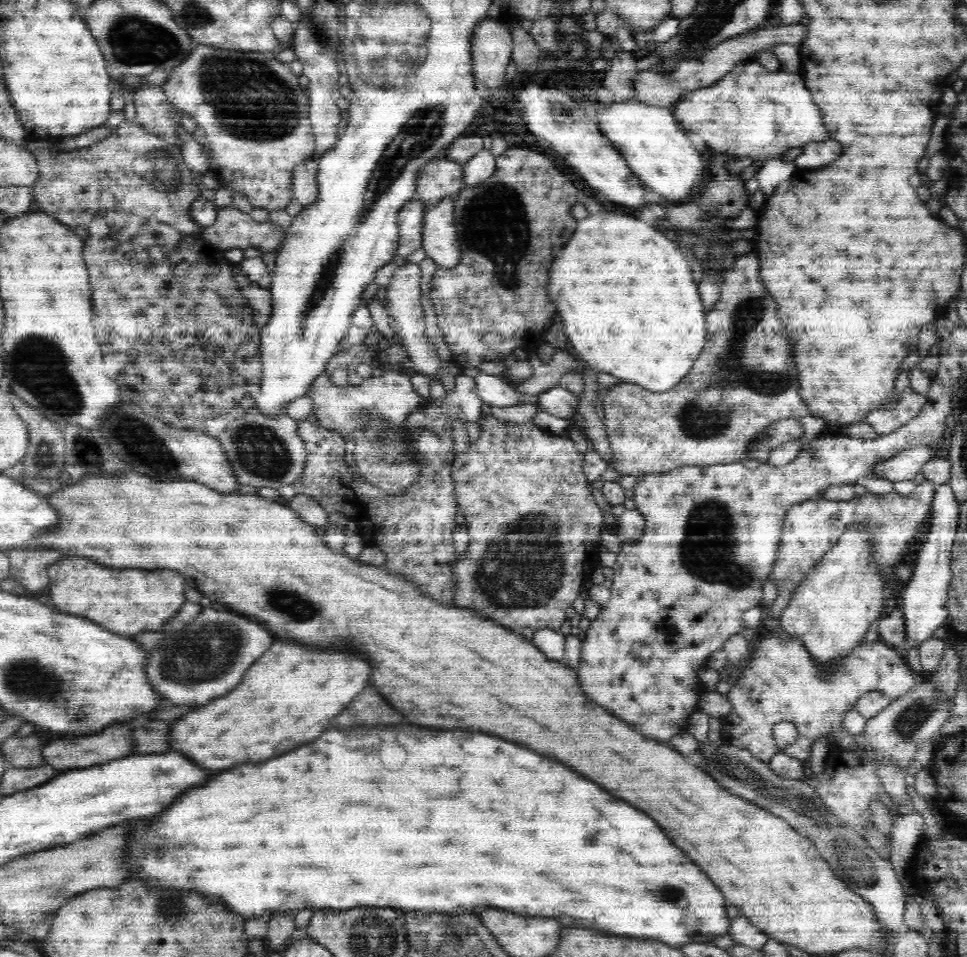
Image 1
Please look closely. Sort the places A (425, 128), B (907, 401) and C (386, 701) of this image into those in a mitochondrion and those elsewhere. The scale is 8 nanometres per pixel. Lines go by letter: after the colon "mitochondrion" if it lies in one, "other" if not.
A: mitochondrion
B: other
C: other

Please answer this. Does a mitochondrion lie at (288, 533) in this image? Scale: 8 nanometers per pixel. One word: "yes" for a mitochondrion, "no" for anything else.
no

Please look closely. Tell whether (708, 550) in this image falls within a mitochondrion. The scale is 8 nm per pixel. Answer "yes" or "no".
yes

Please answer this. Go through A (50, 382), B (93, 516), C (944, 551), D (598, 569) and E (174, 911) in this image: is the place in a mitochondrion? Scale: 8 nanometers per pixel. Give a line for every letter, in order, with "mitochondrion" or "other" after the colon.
A: mitochondrion
B: other
C: other
D: other
E: mitochondrion

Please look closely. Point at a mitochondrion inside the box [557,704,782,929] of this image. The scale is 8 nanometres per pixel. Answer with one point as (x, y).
(671, 895)

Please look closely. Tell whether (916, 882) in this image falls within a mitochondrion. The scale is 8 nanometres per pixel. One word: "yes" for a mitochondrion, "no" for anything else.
no

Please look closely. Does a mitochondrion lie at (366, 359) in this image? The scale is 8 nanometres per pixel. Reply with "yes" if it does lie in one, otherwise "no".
no

